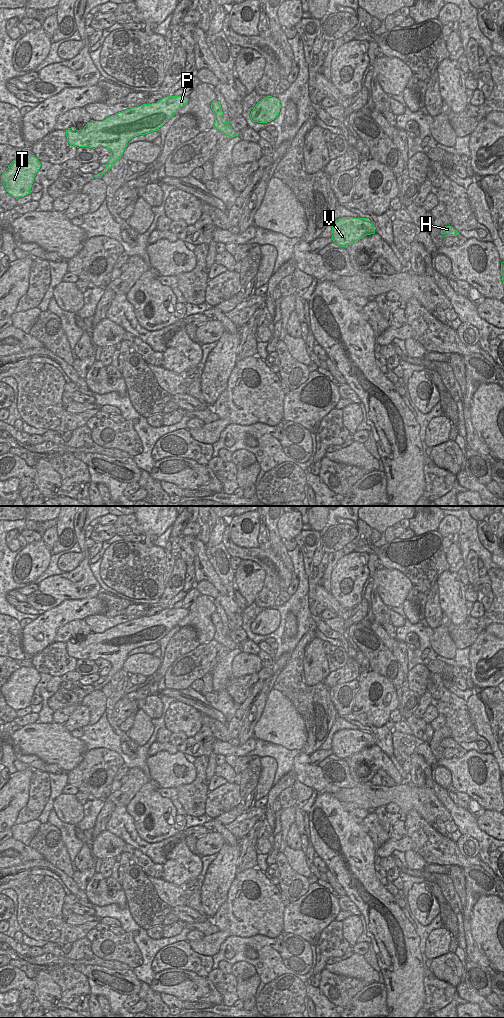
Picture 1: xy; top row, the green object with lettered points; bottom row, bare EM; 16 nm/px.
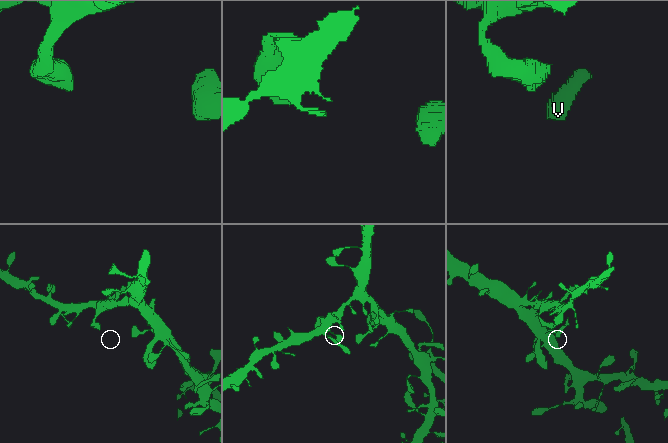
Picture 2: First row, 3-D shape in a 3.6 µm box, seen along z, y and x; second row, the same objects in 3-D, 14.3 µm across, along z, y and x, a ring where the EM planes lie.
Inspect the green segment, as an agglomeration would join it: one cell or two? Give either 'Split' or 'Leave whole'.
Leave whole

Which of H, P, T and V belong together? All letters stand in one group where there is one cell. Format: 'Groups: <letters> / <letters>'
Groups: H P T V

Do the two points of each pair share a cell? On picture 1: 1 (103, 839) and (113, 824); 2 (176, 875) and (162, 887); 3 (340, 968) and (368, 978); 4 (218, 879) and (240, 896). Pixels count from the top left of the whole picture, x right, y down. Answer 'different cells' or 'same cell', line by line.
1: different cells
2: different cells
3: same cell
4: different cells

